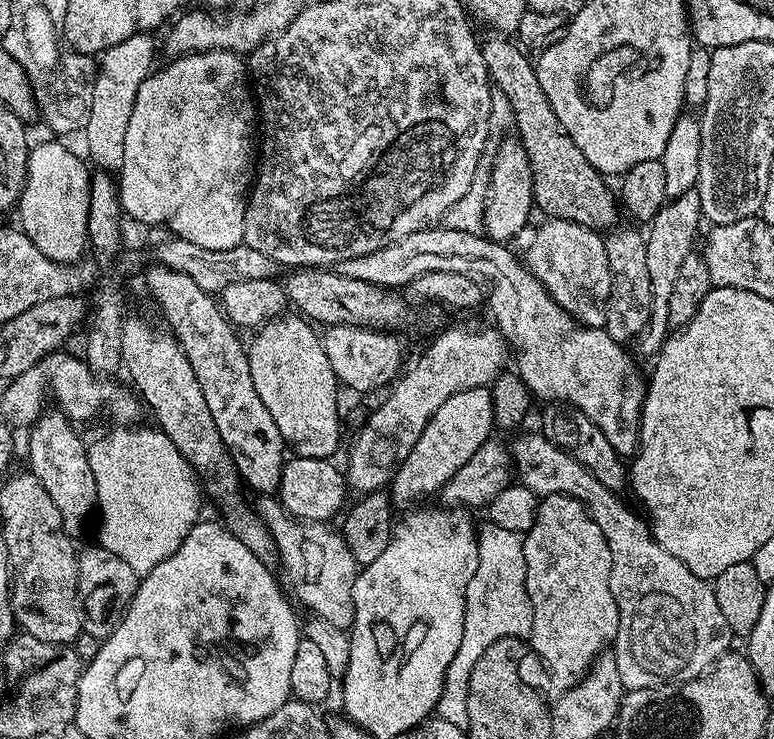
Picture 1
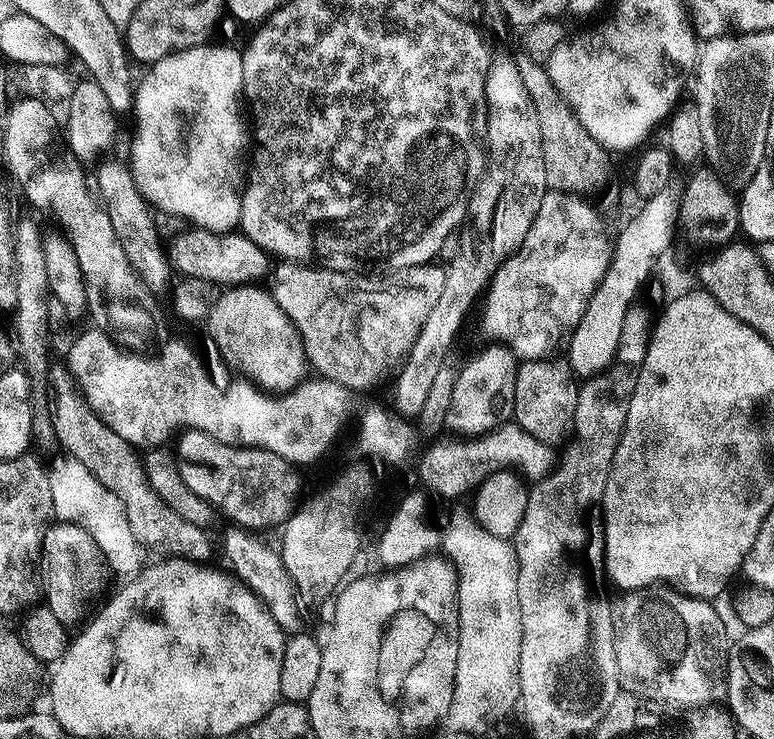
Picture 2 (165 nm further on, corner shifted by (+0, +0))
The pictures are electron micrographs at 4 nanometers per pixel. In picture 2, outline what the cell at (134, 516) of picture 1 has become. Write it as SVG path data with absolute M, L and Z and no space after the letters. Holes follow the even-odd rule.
M64 458L61 464L51 465L48 481L53 517L66 524L82 526L82 530L86 530L86 534L98 542L98 550L102 550L104 561L115 575L117 572L123 578L137 576L142 571L146 553L132 536L122 502L118 502L118 498L114 498L114 494L110 494L110 490L106 490L106 486L102 486L102 482L98 482L98 478L94 478L94 474L82 466L82 462L71 458Z

